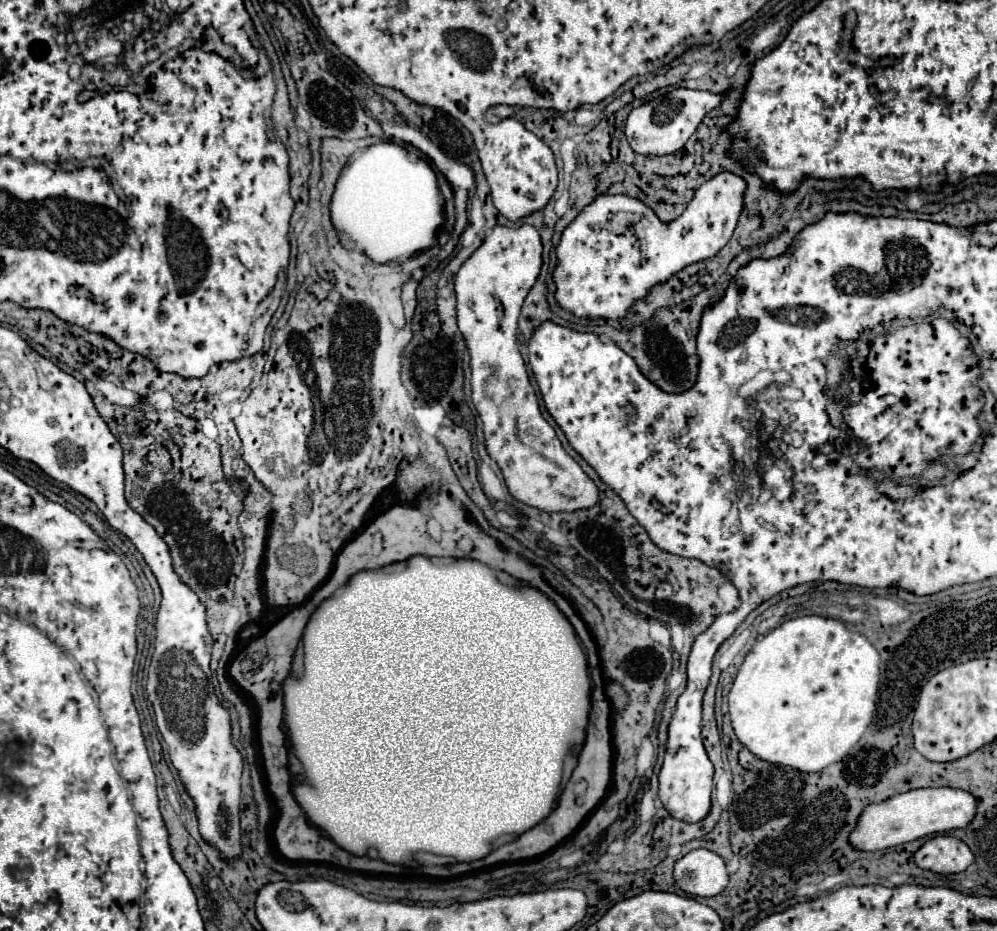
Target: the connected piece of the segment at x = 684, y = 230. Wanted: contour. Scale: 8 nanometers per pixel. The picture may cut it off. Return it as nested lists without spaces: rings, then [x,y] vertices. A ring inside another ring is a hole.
[[[720,172],[696,190],[684,214],[672,222],[662,222],[644,202],[628,194],[600,194],[562,232],[556,248],[558,264],[552,272],[558,306],[578,318],[624,318],[632,304],[646,298],[656,284],[694,262],[712,258],[726,246],[742,212],[744,190],[746,182],[740,176]],[[612,216],[624,220],[622,228],[612,224]]]

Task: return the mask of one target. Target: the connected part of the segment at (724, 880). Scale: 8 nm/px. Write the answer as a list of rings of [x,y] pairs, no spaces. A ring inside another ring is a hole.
[[[700,848],[674,864],[674,880],[686,894],[710,898],[728,886],[728,870],[718,854]]]

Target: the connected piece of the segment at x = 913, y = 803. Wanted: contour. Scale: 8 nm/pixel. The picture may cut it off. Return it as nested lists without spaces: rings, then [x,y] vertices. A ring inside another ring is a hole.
[[[918,788],[904,794],[898,794],[882,804],[870,804],[850,836],[850,844],[858,850],[884,850],[904,842],[912,842],[930,834],[942,834],[956,828],[966,828],[976,816],[976,798],[958,788]]]

